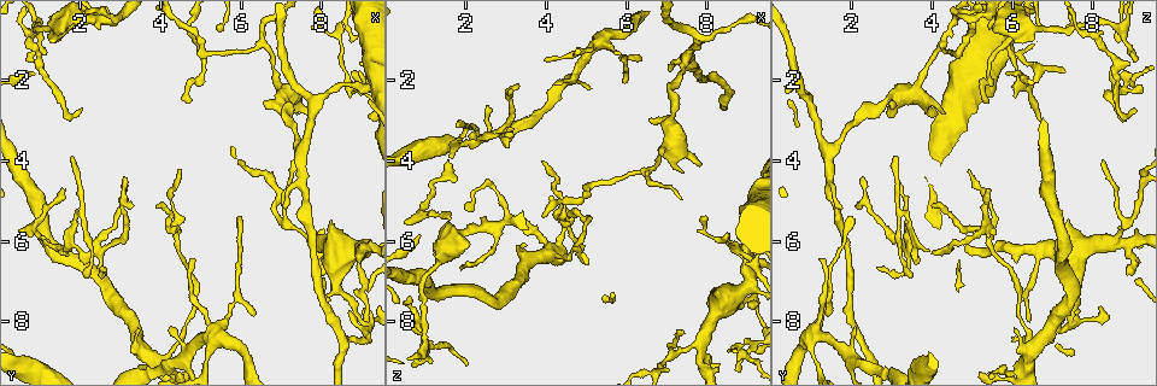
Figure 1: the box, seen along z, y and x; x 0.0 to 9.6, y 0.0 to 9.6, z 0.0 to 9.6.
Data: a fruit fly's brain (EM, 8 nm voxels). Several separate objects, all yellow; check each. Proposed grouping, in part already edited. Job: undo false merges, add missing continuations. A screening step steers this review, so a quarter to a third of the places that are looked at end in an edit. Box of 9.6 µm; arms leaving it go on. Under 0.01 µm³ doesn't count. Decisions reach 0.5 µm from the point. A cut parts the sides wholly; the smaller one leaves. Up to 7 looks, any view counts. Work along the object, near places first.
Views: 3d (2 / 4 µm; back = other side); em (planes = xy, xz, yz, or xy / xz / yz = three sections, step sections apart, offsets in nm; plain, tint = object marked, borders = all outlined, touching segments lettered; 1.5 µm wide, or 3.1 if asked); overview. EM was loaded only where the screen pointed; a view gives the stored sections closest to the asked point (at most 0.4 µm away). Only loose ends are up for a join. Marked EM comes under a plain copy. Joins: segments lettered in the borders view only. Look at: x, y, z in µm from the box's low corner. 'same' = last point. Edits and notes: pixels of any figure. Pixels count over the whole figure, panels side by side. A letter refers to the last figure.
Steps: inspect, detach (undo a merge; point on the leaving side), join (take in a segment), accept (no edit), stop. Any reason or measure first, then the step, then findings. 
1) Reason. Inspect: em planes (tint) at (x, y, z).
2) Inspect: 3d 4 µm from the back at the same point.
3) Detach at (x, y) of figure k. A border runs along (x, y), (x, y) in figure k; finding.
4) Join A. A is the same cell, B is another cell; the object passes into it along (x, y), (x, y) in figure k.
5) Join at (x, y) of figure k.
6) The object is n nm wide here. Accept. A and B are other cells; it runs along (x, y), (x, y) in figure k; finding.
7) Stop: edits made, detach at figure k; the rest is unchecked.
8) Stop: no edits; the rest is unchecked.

Tapers out. Inspect: em xz step 8 (borders) at (1.60, 4.65, 5.35).

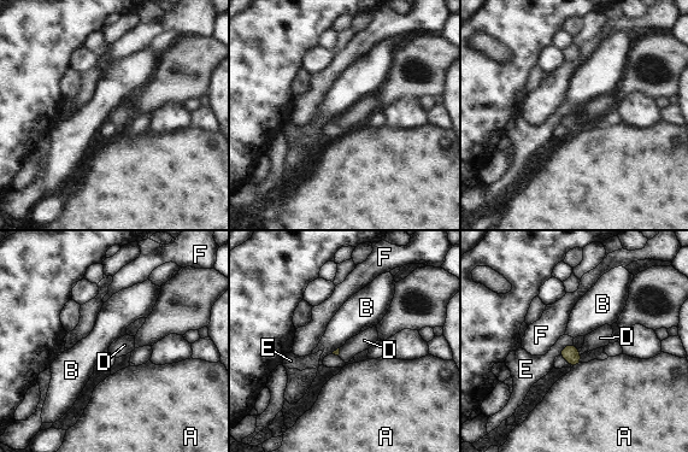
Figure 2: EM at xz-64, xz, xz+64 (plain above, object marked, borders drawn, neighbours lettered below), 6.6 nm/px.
Join D. D is the same cell, A, B, E and F are other cells; the object passes into it along (570, 353), (578, 352), (600, 338) in figure 2; it goes on there.

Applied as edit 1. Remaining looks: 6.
An open end. Inspect: 3d 2 µm from the back at (3.95, 5.10, 4.05).

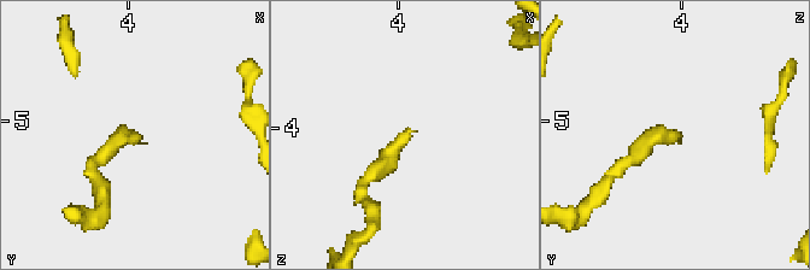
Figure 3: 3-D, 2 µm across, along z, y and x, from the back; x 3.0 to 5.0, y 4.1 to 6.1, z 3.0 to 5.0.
Now the EM. Inspect: em xz step 8 (borders) at (3.92, 5.16, 4.02).

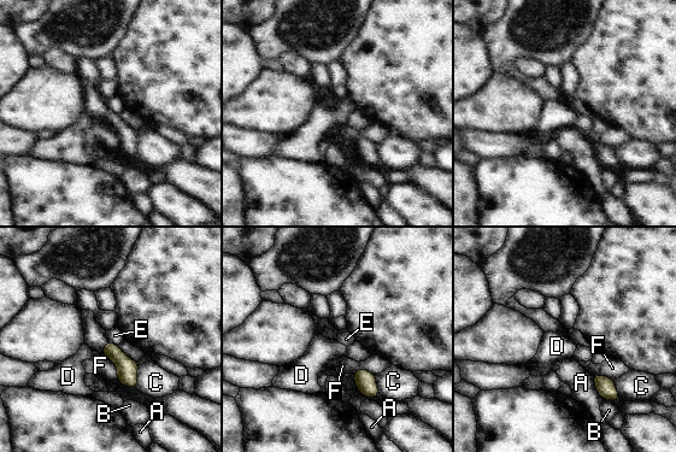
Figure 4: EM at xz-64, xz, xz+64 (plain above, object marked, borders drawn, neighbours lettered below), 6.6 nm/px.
The object is 100 nm wide here. Accept. A, B, C, D, E and F are other cells; a border runs along (107, 339), (117, 345) in figure 4; no lettered segment goes on from it.

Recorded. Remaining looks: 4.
Free end. Inspect: em xy step 8 (tint) at (4.75, 2.55, 5.35).

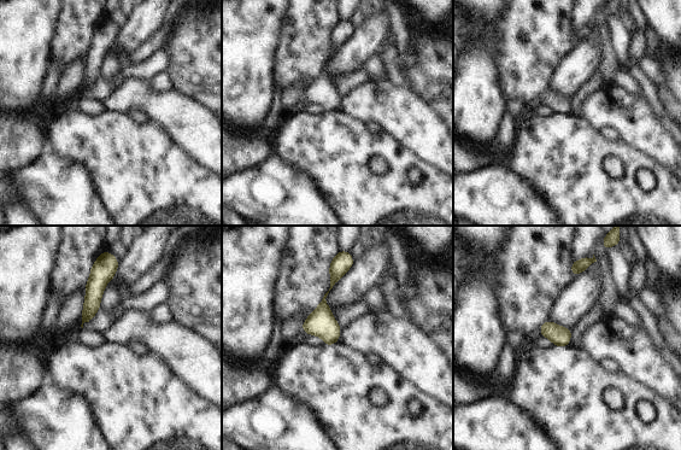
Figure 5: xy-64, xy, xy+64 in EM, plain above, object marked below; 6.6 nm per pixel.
Inspect: em planes (borders) at the same point.

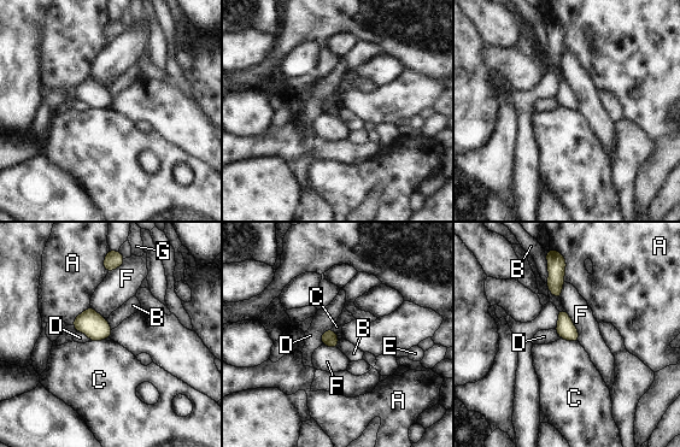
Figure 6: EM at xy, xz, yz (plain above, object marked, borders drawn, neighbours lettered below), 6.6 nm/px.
The longest contact is with F, 240 nm. Accept. A, B, C, D, E, F and G are other cells; no lettered segment goes on from it.

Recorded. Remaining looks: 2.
Stop: edits made, join at figure 2; the rest is unchecked.

